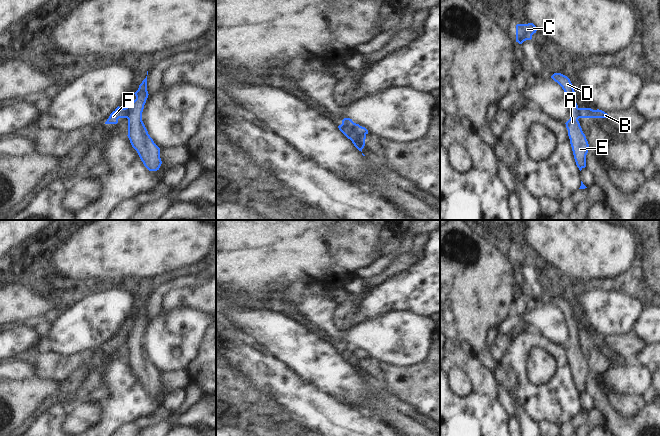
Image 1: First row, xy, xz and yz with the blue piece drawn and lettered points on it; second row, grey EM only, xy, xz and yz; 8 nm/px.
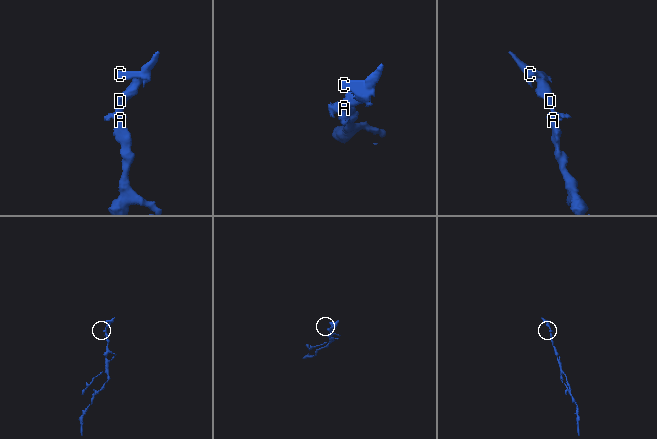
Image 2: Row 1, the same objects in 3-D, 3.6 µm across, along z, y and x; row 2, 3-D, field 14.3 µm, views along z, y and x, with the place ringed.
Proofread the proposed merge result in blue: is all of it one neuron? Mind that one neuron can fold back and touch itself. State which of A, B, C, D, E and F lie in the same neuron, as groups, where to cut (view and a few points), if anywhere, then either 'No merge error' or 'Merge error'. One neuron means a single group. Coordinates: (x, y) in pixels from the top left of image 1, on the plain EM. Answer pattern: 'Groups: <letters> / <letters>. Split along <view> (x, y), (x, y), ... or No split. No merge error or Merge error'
Groups: A B C D E F. No split. No merge error.

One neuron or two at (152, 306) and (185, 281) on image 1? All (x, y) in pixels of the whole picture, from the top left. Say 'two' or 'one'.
one

